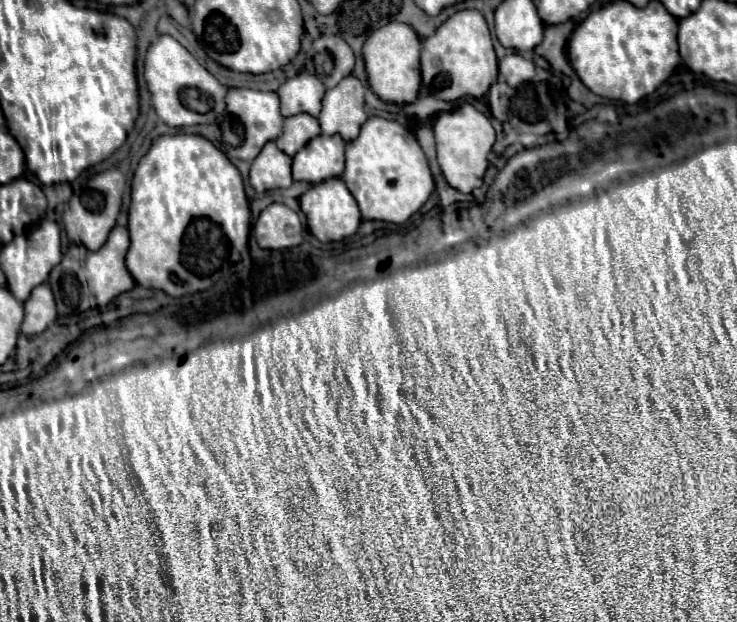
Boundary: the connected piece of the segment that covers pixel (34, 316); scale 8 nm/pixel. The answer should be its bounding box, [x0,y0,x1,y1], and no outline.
[22,285,56,335]

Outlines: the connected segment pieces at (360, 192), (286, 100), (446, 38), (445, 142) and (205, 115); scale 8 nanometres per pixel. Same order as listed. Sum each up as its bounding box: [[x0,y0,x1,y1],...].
[[342,117,434,223],[278,73,326,117],[422,9,498,101],[434,103,494,193],[146,35,228,127]]

